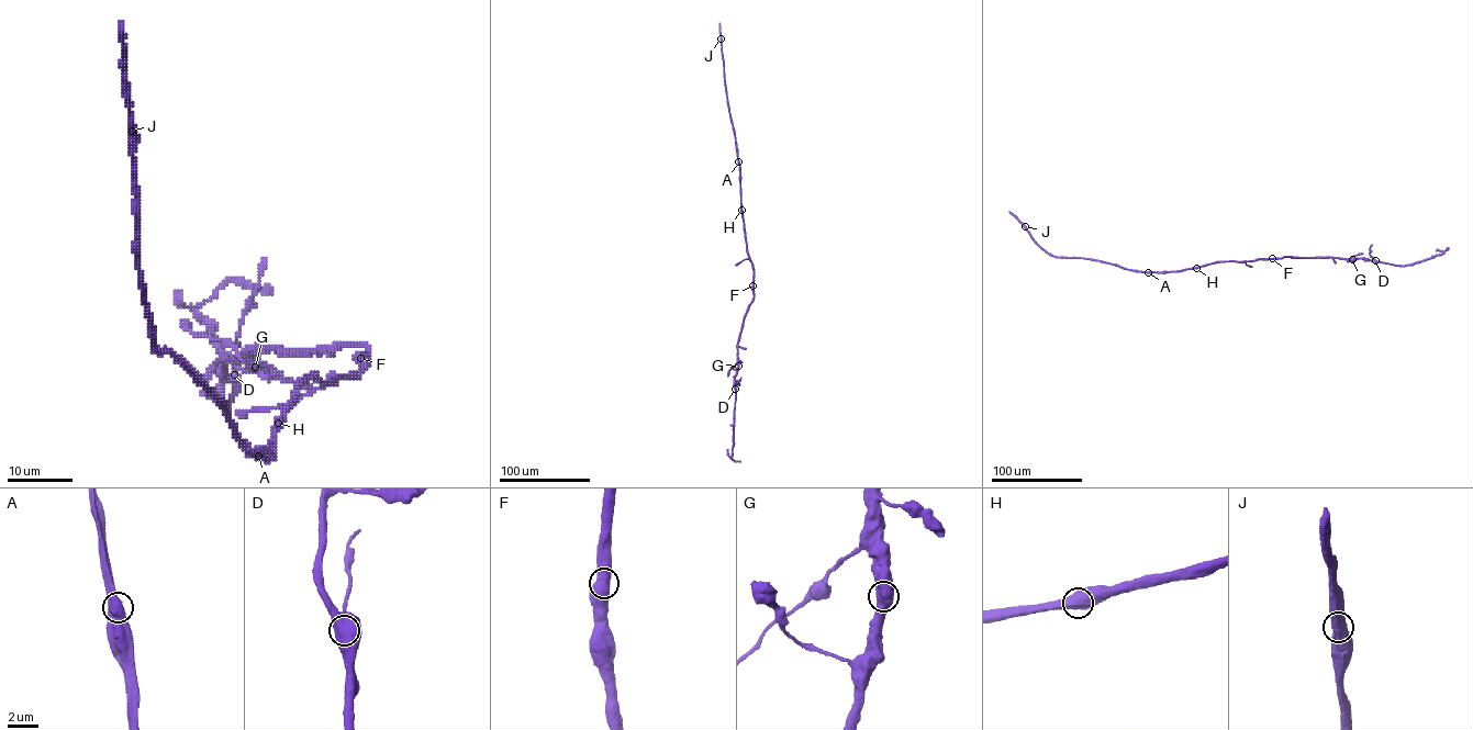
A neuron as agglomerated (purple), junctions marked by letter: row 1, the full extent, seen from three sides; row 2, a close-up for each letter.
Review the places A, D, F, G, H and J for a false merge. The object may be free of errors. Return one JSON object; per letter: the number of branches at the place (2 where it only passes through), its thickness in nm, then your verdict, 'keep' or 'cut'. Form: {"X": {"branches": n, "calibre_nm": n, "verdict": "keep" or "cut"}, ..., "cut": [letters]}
{"A": {"branches": 2, "calibre_nm": 800, "verdict": "cut"}, "D": {"branches": 2, "calibre_nm": 650, "verdict": "keep"}, "F": {"branches": 2, "calibre_nm": 700, "verdict": "keep"}, "G": {"branches": 2, "calibre_nm": 750, "verdict": "keep"}, "H": {"branches": 2, "calibre_nm": 750, "verdict": "keep"}, "J": {"branches": 2, "calibre_nm": 800, "verdict": "keep"}, "cut": ["A"]}

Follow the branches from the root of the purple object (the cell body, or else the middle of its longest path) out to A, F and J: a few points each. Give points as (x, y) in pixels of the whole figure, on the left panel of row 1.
A: (310, 378), (296, 391), (279, 418), (271, 451), (258, 456)
F: (310, 378), (325, 381), (354, 375), (364, 367), (360, 358)
J: (310, 378), (279, 418), (271, 451), (252, 452), (225, 411), (153, 344), (132, 131)

